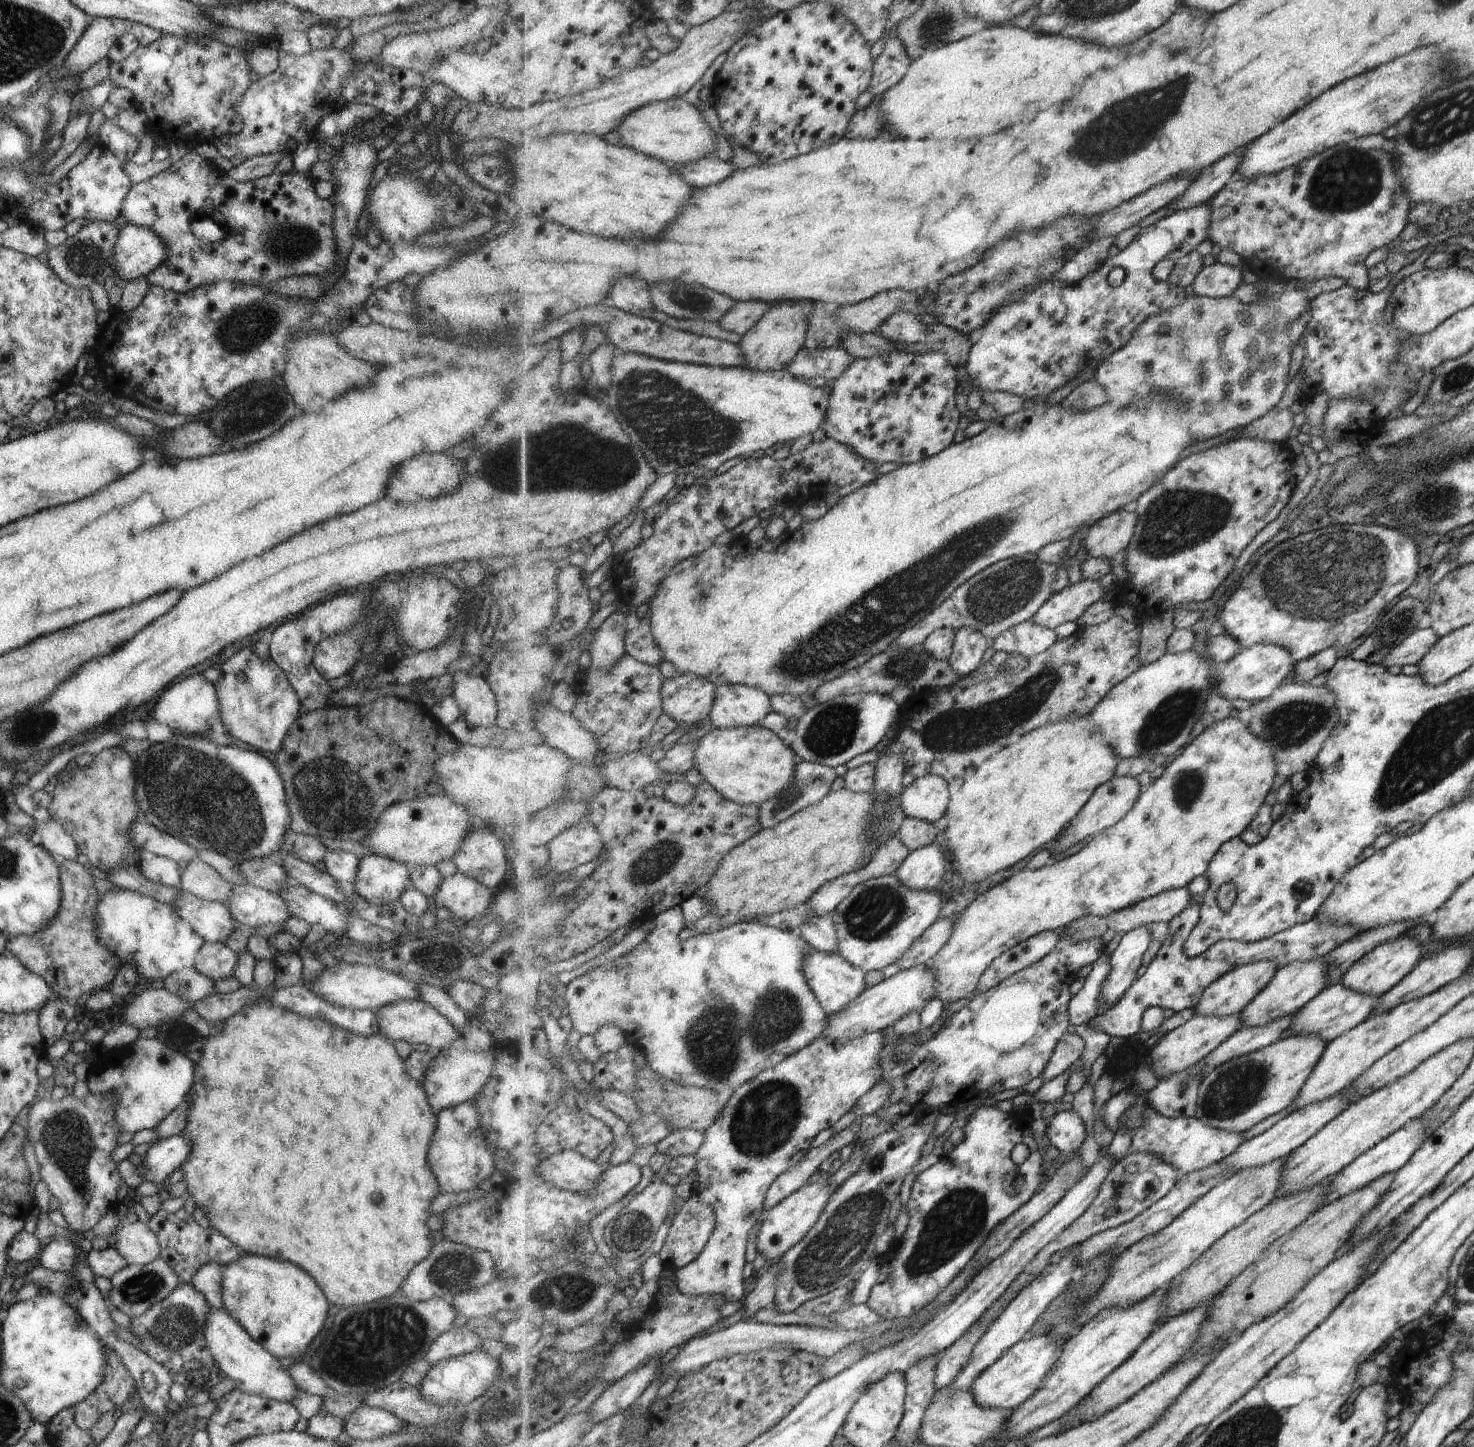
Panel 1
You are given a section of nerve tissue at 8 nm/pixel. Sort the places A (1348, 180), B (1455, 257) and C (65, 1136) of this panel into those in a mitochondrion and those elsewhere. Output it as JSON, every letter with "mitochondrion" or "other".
{"A":"mitochondrion","B":"other","C":"mitochondrion"}

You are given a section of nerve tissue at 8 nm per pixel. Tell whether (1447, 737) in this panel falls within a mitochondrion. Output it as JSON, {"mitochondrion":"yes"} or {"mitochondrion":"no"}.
{"mitochondrion":"yes"}

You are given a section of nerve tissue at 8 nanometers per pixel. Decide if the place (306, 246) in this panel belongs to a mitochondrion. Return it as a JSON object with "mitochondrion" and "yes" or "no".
{"mitochondrion":"yes"}

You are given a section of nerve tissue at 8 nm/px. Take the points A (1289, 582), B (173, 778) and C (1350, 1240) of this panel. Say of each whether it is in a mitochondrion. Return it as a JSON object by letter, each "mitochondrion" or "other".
{"A":"mitochondrion","B":"mitochondrion","C":"other"}

